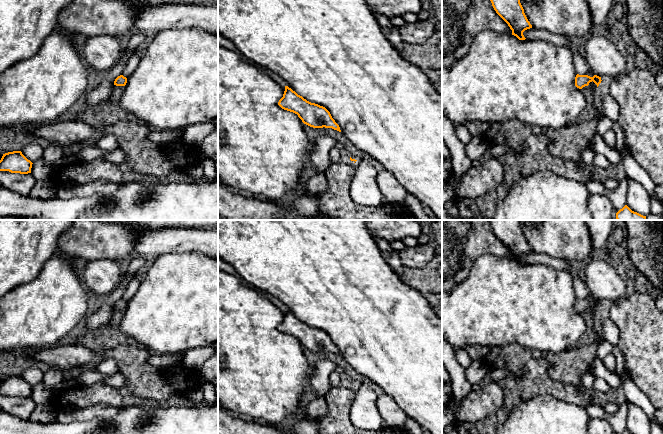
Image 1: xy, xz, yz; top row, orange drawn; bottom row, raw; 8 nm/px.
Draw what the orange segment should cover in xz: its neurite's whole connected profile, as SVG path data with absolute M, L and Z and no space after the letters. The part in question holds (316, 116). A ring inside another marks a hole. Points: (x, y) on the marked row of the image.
M285 86L278 105L284 110L297 114L302 122L310 127L332 128L341 132L339 125L325 107L307 101L288 86Z

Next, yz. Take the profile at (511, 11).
M490 0L496 13L508 24L512 35L525 40L523 32L532 28L520 0Z

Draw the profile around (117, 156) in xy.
M120 149L110 150L107 151L104 160L123 167L124 161L126 160L126 154Z

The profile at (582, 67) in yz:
M535 28L527 29L523 35L528 40L540 40L559 47L567 47L573 52L573 59L575 62L575 70L579 75L588 75L591 71L589 64L586 62L583 54L580 53L578 48L574 46L570 39L563 35L554 34L546 30L538 30Z

